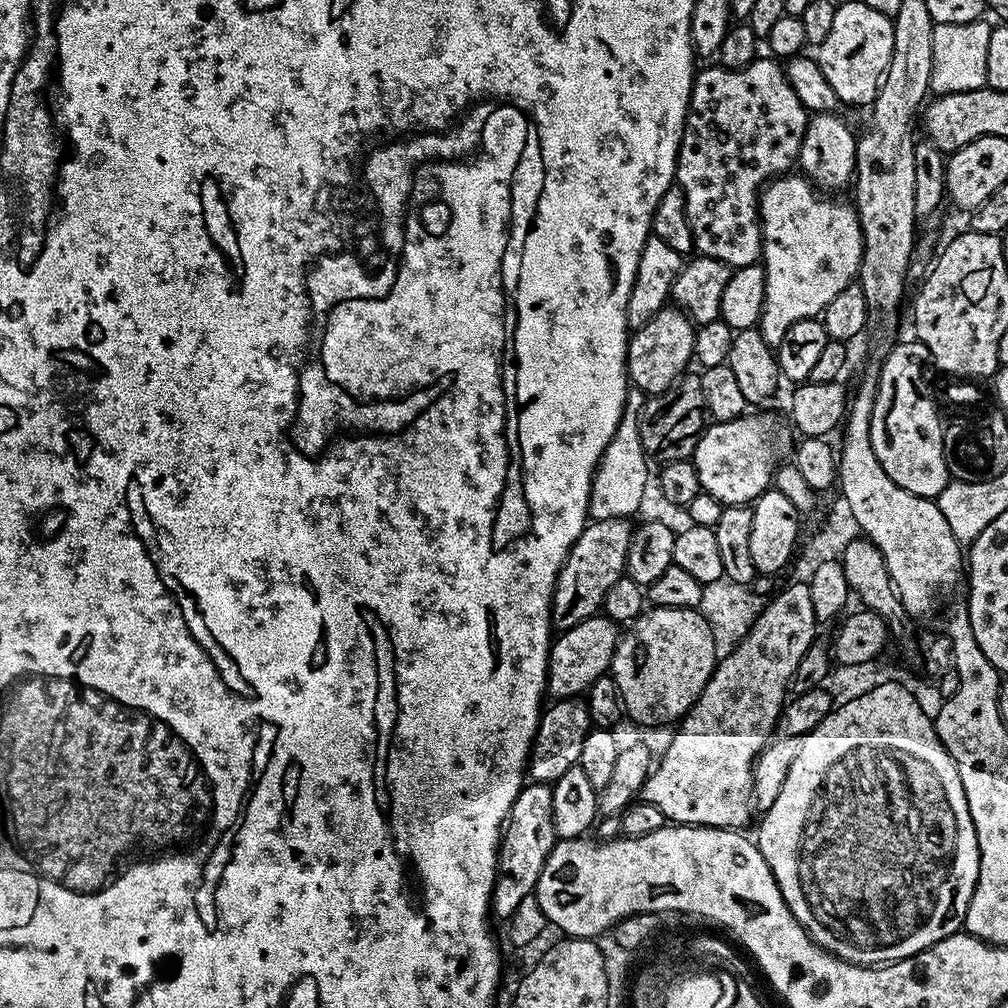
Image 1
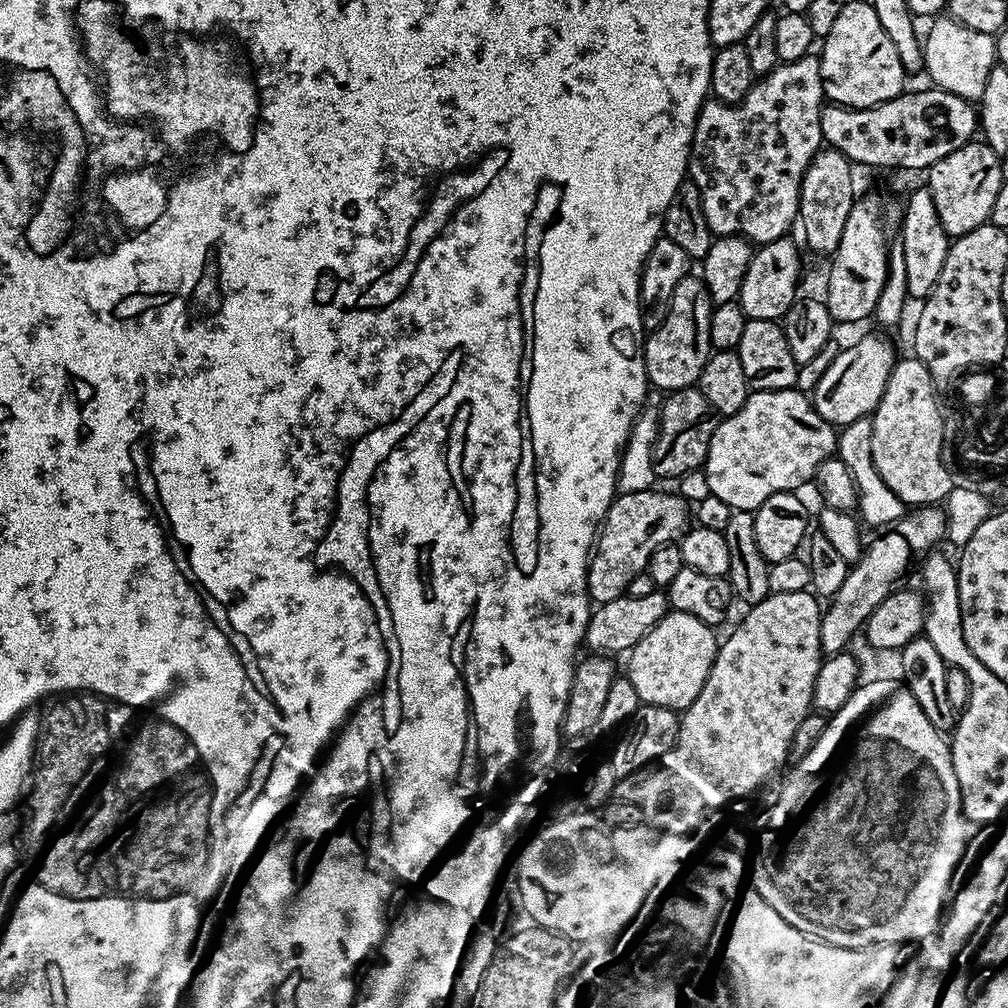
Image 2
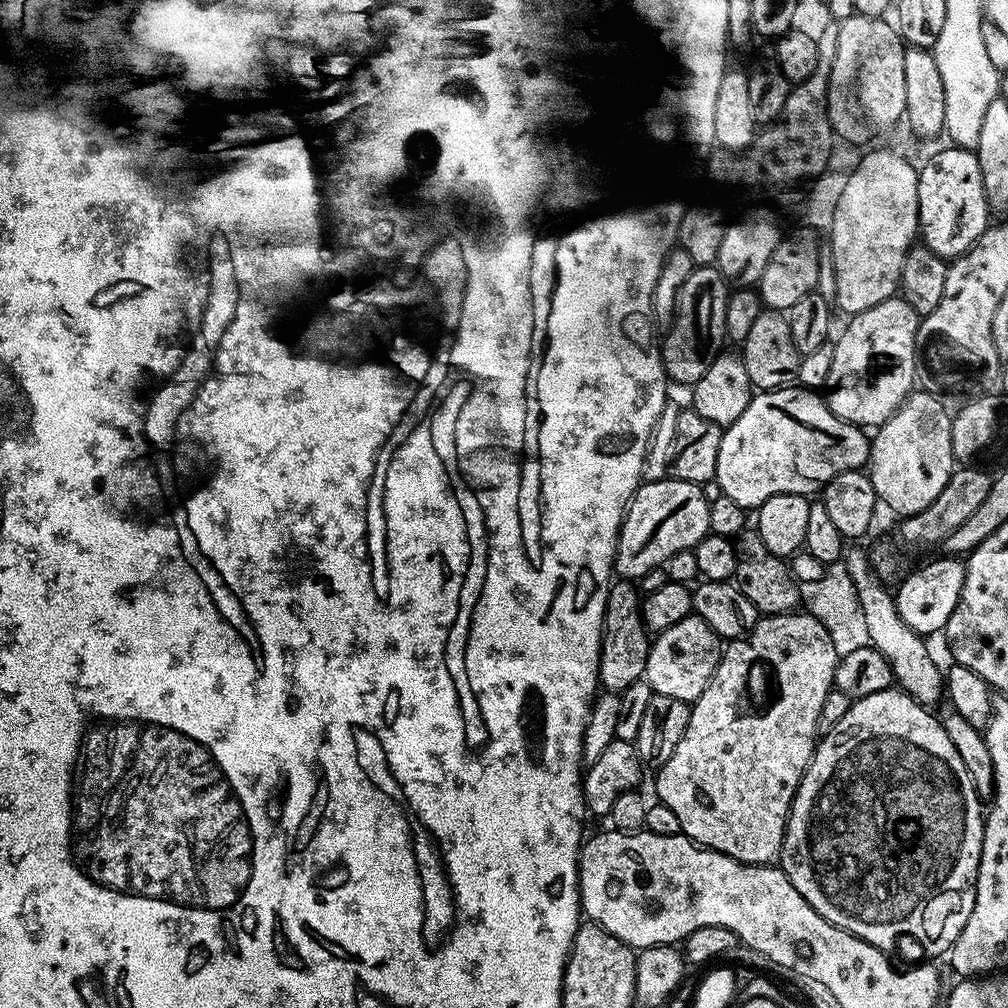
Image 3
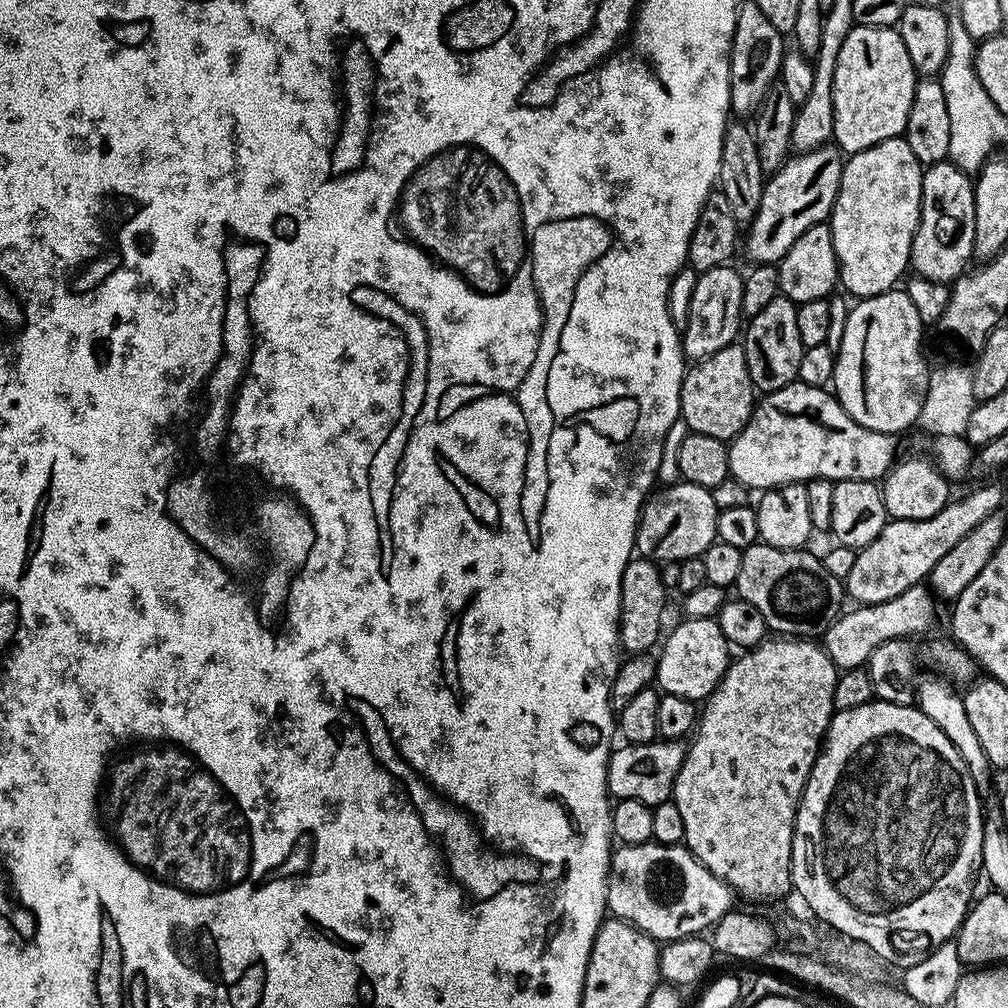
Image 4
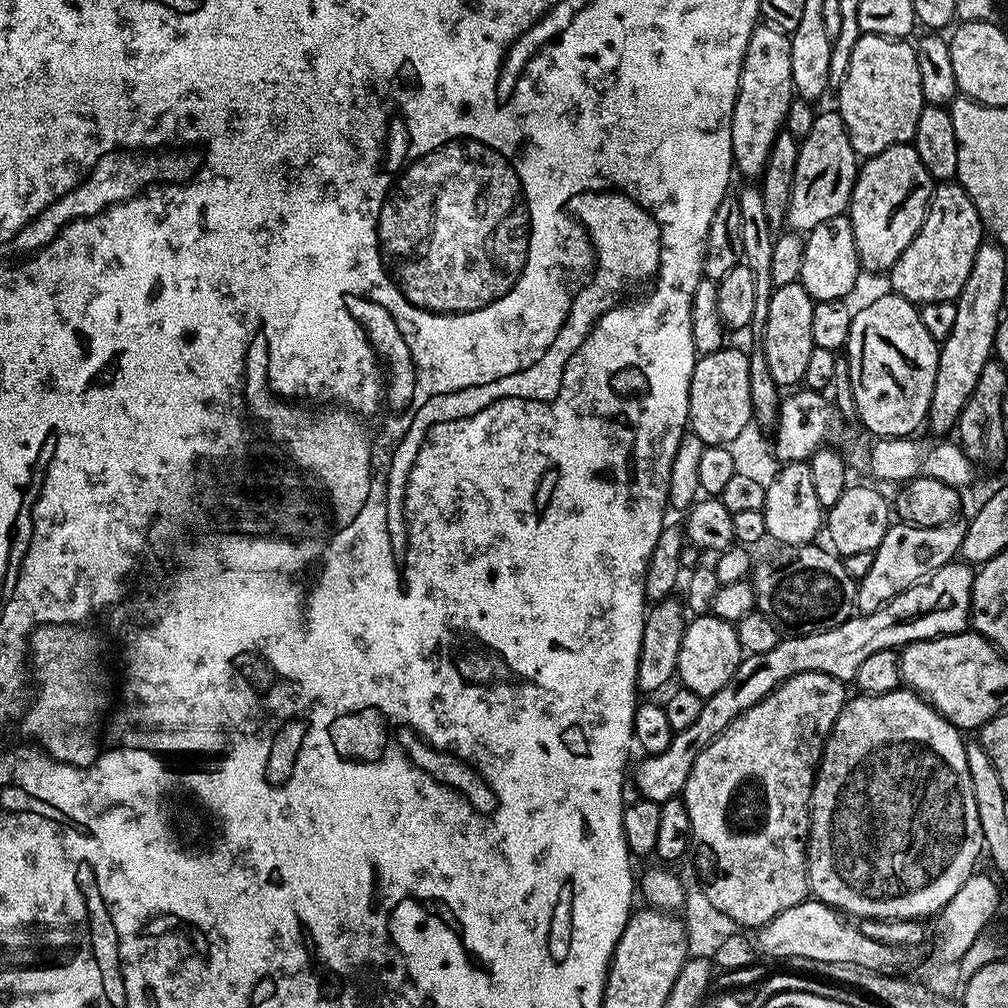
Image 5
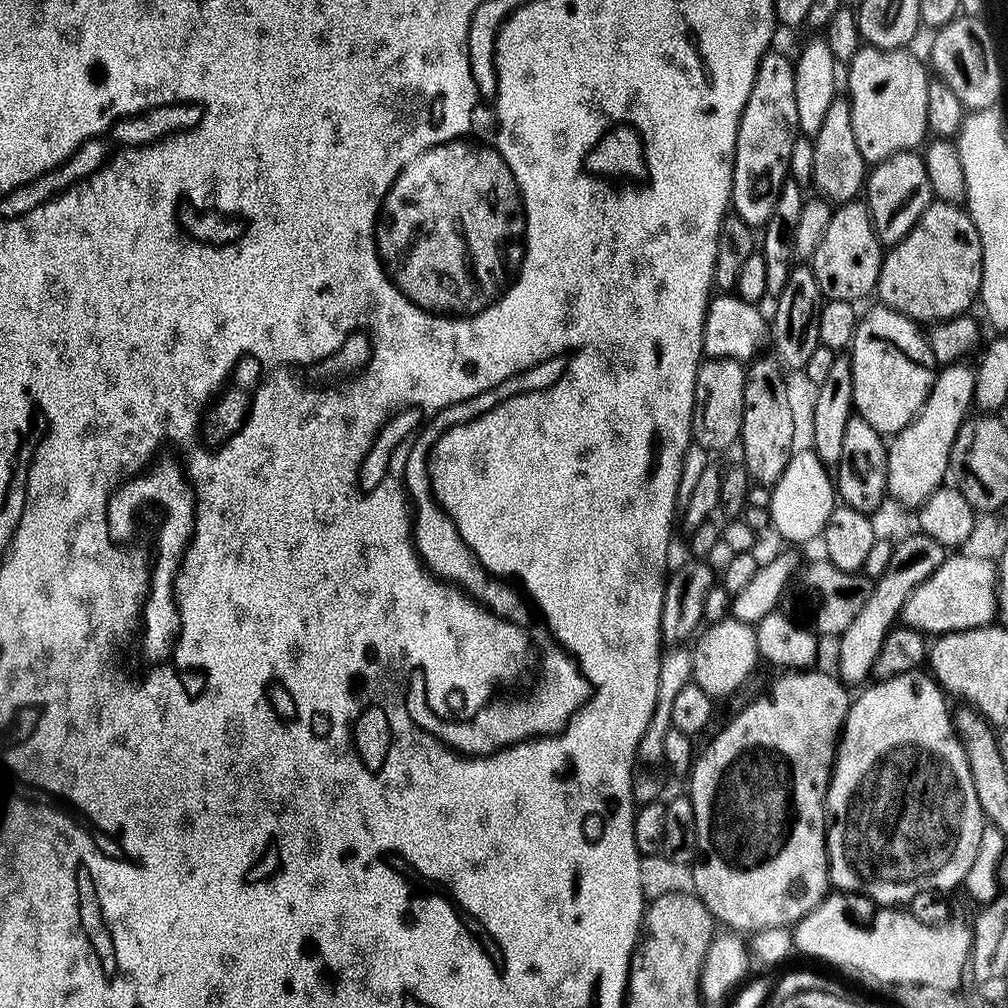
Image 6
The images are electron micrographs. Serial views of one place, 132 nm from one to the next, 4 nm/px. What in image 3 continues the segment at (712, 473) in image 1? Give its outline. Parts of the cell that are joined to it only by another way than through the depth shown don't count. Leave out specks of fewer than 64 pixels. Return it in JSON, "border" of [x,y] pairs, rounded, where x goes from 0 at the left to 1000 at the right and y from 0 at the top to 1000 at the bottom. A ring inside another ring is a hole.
{"border":[[[783,383],[780,385],[768,385],[765,387],[754,387],[747,392],[746,397],[740,403],[740,407],[736,407],[736,415],[732,415],[727,421],[718,425],[718,434],[712,442],[712,462],[710,463],[710,477],[716,482],[719,492],[728,494],[728,498],[732,498],[732,502],[736,502],[739,506],[753,505],[754,501],[760,499],[764,494],[774,491],[775,488],[780,490],[788,490],[789,492],[805,493],[807,490],[813,489],[818,480],[821,480],[831,470],[836,468],[848,468],[856,465],[863,456],[863,433],[856,424],[844,421],[841,417],[836,417],[828,413],[821,405],[820,396],[813,388],[795,385],[793,383]]]}

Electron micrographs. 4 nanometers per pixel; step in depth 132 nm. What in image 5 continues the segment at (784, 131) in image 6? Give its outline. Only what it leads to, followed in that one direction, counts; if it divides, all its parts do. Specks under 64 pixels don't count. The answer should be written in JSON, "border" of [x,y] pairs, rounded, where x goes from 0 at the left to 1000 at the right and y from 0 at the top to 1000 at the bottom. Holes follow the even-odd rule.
{"border":[[[761,22],[751,23],[740,54],[736,58],[736,70],[732,77],[732,93],[728,101],[728,113],[724,125],[726,157],[731,172],[753,177],[764,157],[766,142],[779,126],[781,110],[788,98],[786,74],[784,73],[785,35],[775,32]]]}

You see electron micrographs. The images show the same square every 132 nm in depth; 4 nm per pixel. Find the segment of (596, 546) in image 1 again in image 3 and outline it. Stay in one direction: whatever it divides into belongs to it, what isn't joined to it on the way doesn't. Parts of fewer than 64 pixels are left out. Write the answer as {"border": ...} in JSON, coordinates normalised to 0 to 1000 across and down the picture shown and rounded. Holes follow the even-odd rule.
{"border":[[[660,474],[657,476],[643,476],[636,479],[635,483],[623,499],[623,506],[619,509],[619,517],[615,523],[615,532],[611,535],[611,554],[609,557],[609,567],[612,572],[634,576],[641,565],[649,565],[662,561],[675,547],[688,547],[696,534],[703,531],[704,506],[700,490],[696,490],[694,481]]]}

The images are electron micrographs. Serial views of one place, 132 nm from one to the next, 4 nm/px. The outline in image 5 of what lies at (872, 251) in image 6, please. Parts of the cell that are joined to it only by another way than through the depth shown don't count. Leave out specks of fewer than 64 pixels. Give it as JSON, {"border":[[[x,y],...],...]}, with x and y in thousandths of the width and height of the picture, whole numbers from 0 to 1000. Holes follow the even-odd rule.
{"border":[[[840,213],[828,214],[812,224],[808,224],[806,230],[801,231],[798,239],[798,255],[796,256],[796,268],[794,269],[793,281],[804,292],[807,299],[815,298],[836,298],[843,295],[849,286],[849,277],[855,274],[851,248],[847,244],[847,228]]]}

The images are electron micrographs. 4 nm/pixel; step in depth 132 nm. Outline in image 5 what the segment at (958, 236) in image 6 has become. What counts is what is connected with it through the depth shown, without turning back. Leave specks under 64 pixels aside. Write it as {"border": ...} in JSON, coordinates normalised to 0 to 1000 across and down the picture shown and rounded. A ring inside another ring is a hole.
{"border":[[[951,181],[930,182],[911,232],[903,244],[895,248],[891,260],[887,260],[883,271],[884,289],[910,304],[923,300],[947,299],[954,284],[958,284],[958,276],[962,276],[966,252],[977,234],[976,220],[956,186]]]}

